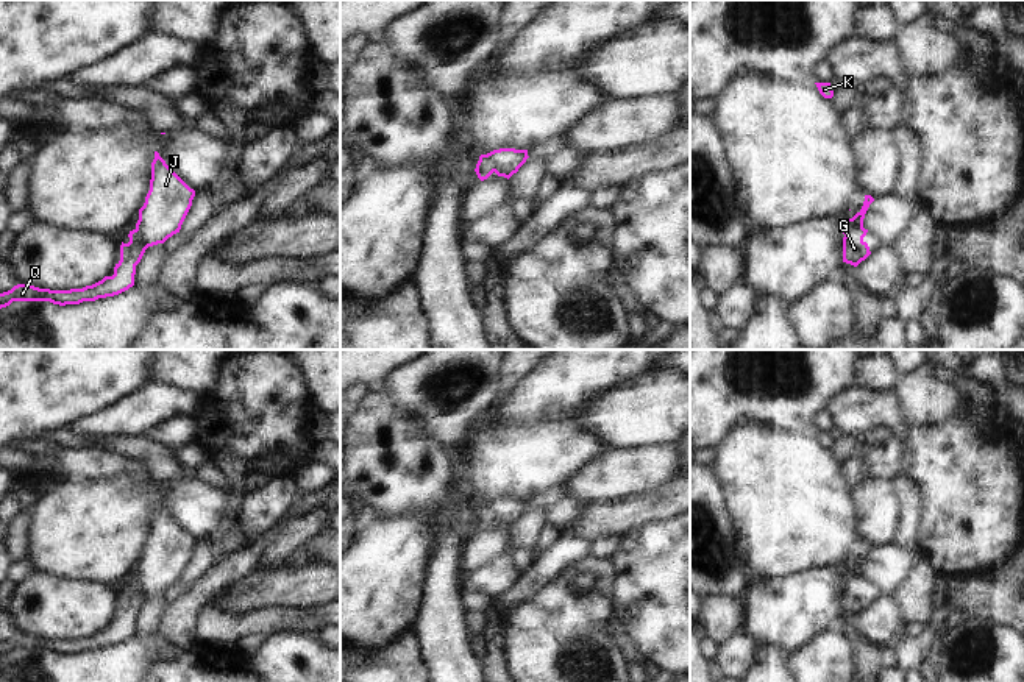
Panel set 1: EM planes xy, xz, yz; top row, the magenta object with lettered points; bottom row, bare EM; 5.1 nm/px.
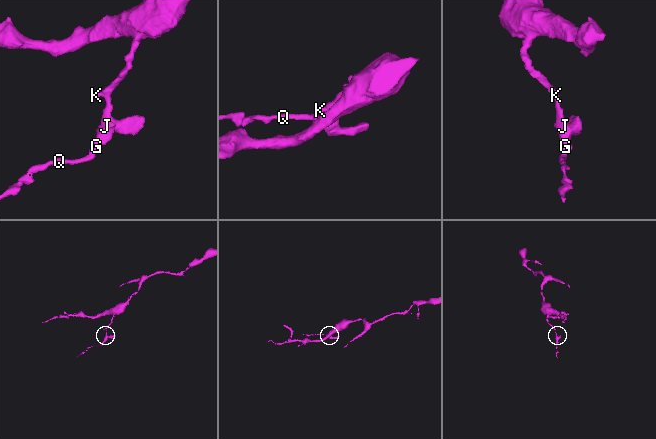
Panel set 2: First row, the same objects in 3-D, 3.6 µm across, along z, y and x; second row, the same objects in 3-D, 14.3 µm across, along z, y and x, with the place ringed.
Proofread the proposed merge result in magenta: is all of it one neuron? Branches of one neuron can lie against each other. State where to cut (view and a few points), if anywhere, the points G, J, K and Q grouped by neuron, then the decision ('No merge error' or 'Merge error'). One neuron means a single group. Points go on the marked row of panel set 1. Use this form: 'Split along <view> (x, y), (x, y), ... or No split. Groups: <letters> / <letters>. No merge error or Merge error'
Split along xy (135, 230), (147, 247). Groups: G Q / J K. Merge error

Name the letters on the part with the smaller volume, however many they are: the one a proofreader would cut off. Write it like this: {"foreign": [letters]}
{"foreign": ["G", "Q"]}

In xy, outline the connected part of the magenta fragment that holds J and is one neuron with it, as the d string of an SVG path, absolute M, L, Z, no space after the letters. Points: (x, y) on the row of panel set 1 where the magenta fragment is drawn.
M155 151L151 162L150 190L139 209L136 231L145 247L164 243L180 233L192 206L195 190L190 189Z

